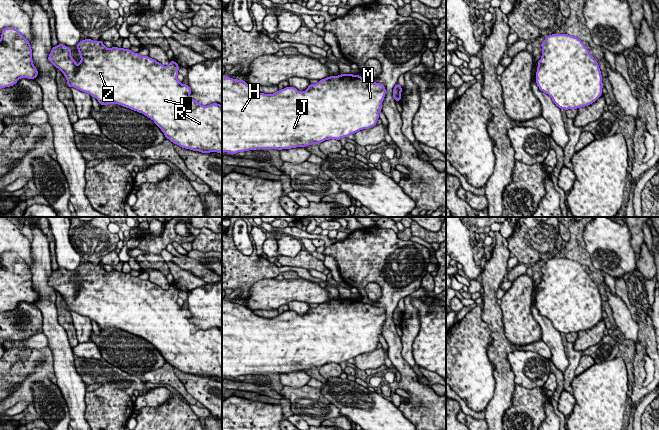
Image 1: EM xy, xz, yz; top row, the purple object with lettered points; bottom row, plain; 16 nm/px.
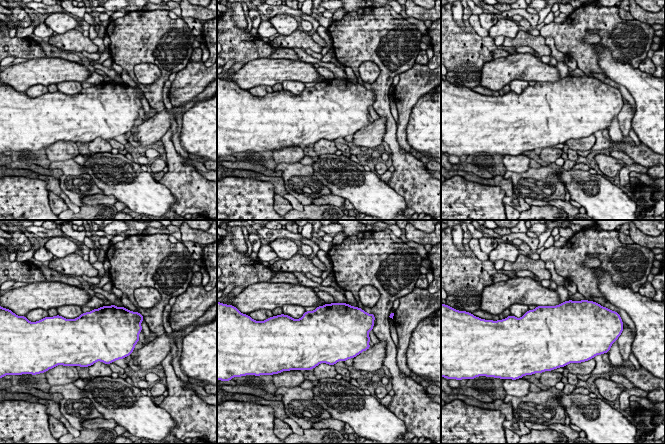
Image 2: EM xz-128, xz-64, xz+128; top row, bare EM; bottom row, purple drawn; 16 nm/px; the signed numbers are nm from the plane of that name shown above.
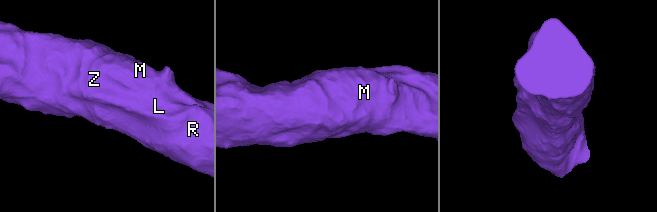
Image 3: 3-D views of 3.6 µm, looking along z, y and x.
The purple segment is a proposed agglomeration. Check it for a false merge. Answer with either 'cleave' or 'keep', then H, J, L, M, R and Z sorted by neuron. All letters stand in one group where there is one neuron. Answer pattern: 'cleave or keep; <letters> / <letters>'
keep; H J L M R Z

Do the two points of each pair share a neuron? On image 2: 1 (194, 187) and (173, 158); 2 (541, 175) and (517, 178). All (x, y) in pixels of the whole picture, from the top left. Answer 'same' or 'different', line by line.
1: same
2: same

